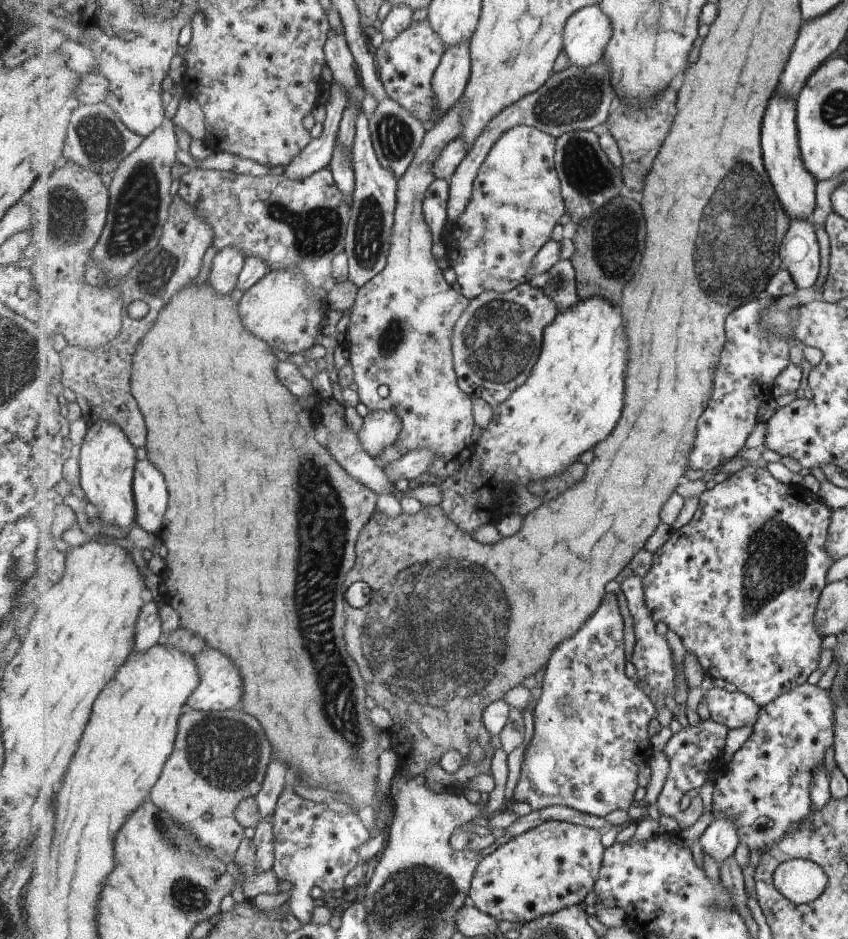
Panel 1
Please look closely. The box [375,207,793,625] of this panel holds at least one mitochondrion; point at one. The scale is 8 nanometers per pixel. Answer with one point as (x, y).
(499, 341)

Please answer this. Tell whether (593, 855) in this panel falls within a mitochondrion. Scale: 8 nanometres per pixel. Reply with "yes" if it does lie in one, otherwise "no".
no

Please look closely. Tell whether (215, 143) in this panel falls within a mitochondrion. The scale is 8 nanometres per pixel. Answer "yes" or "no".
no

